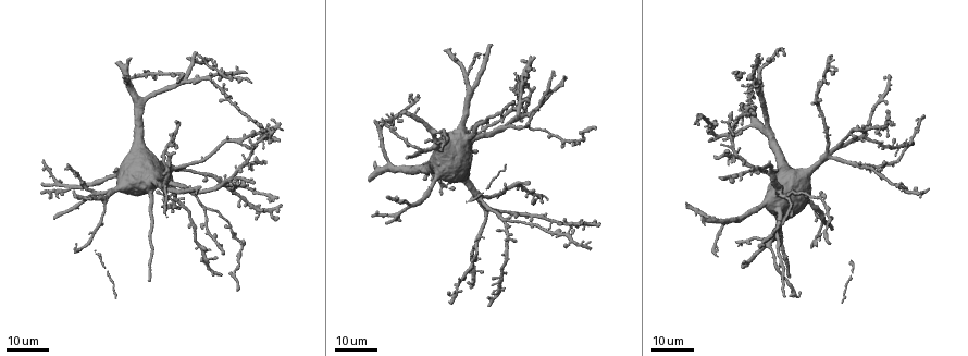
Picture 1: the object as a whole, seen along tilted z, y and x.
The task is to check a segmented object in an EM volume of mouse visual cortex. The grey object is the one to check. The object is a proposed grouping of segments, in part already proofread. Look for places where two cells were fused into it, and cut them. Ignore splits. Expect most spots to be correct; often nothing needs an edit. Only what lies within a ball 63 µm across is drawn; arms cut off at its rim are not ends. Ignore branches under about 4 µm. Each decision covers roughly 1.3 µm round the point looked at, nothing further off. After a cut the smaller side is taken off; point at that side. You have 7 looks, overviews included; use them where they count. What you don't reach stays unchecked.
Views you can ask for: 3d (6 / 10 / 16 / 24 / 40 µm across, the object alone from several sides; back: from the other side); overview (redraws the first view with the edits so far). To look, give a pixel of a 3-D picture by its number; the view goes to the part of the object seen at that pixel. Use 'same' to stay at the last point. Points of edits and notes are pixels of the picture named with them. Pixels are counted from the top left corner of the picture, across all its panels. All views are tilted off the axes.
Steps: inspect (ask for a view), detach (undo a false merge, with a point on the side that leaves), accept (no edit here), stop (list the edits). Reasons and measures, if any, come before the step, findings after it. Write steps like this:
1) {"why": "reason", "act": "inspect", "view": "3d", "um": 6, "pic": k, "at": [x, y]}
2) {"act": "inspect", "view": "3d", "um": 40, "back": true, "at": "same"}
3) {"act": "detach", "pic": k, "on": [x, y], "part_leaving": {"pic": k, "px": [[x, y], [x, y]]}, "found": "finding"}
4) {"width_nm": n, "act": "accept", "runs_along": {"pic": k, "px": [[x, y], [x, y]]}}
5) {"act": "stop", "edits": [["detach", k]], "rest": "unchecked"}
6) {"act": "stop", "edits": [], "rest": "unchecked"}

{"why": "thin arm on a thick one", "act": "inspect", "view": "3d", "um": 16, "pic": 1, "at": [865, 135]}

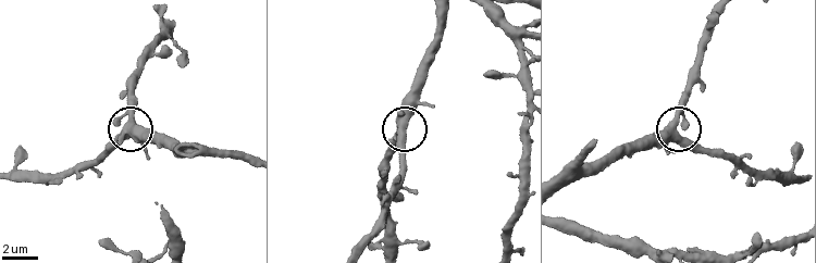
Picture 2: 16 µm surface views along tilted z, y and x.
{"act": "inspect", "view": "3d", "um": 6, "pic": 2, "at": [673, 133]}

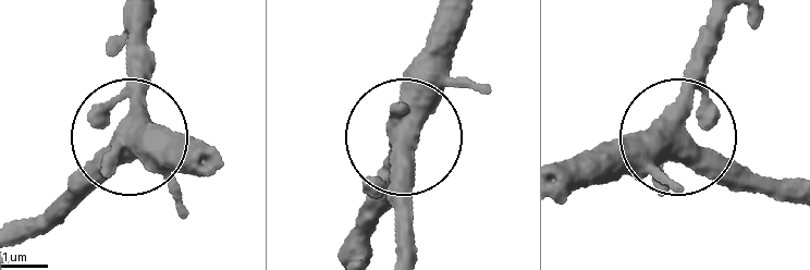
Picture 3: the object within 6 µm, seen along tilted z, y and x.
{"act": "inspect", "view": "3d", "um": 6, "back": true, "pic": 3, "at": [400, 142]}

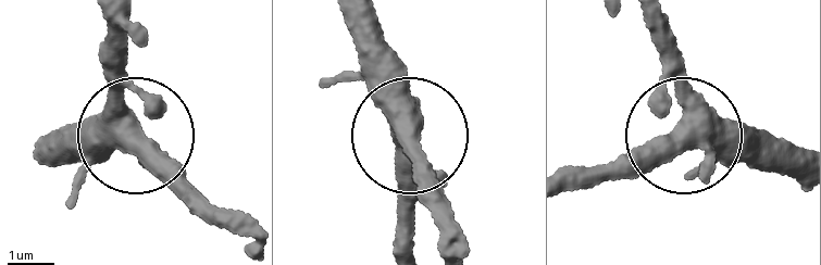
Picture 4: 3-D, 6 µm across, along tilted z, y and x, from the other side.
{"width_nm": 450, "act": "accept", "runs_along": {"pic": 4, "px": [[783, 173], [686, 137], [663, 19]]}, "found": "one cell here"}

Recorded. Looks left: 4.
{"why": "looks like a crossing", "act": "inspect", "view": "3d", "um": 24, "pic": 1, "at": [222, 87]}

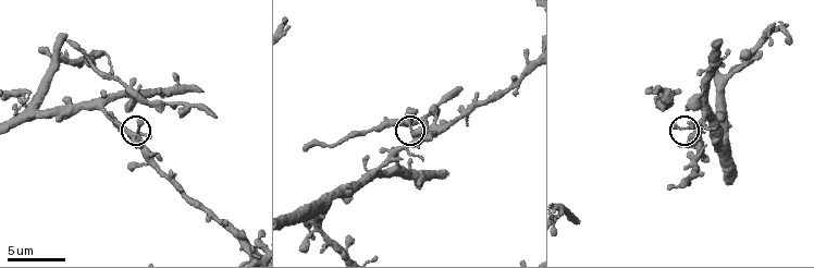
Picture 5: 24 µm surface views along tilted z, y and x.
{"act": "inspect", "view": "3d", "um": 6, "pic": 5, "at": [138, 133]}

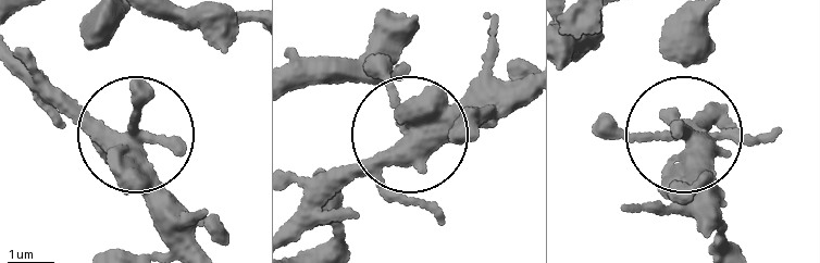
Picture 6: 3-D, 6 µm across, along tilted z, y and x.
{"act": "inspect", "view": "3d", "um": 6, "back": true, "pic": 6, "at": [135, 129]}

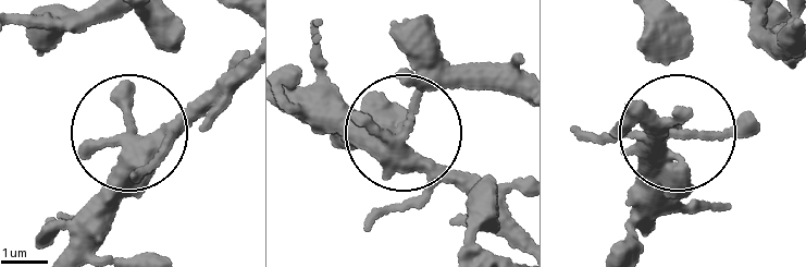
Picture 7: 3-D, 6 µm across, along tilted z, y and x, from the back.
{"arms": 5, "act": "accept", "runs_along": {"pic": 7, "px": [[522, 244], [402, 137], [419, 95], [458, 68]]}, "found": "continuous, no second cell"}

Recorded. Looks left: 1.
{"act": "stop", "edits": [], "rest": "unchecked"}

